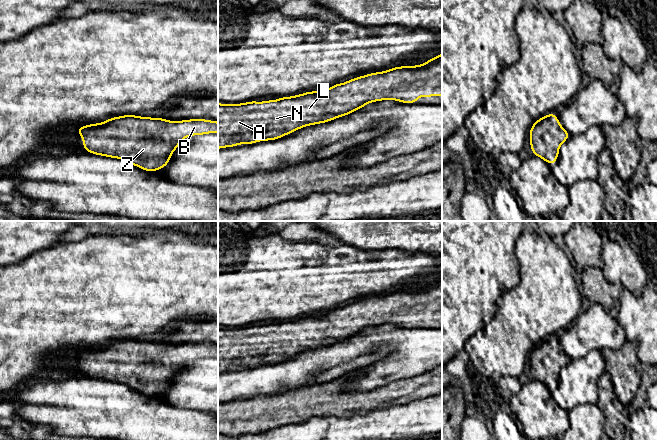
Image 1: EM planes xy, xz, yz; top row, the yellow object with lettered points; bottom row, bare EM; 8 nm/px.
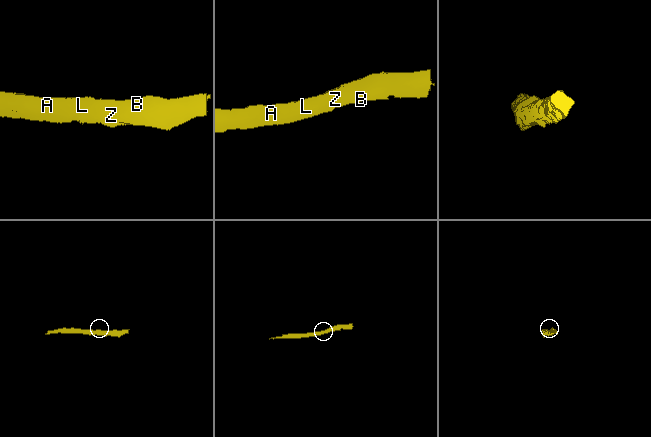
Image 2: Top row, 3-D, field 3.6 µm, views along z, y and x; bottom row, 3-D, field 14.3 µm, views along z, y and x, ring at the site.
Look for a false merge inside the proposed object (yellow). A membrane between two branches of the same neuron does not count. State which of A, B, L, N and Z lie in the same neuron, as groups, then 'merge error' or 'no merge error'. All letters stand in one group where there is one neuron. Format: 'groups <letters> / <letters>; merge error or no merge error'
groups A B L N Z; no merge error

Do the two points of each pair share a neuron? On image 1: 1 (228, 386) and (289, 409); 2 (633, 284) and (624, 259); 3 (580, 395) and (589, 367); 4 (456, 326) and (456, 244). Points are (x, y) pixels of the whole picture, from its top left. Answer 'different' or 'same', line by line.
1: different
2: same
3: same
4: same

